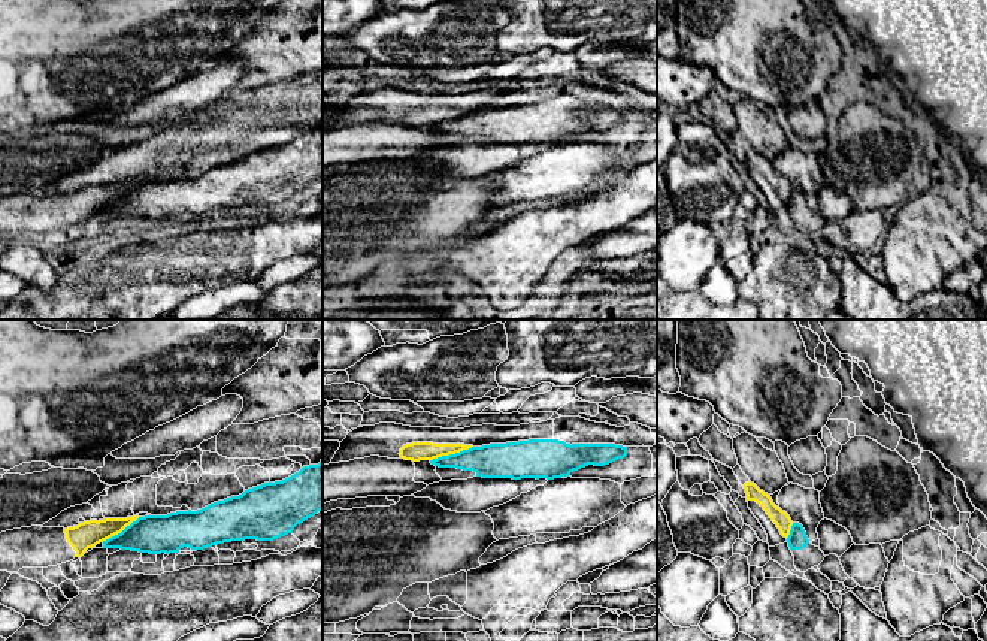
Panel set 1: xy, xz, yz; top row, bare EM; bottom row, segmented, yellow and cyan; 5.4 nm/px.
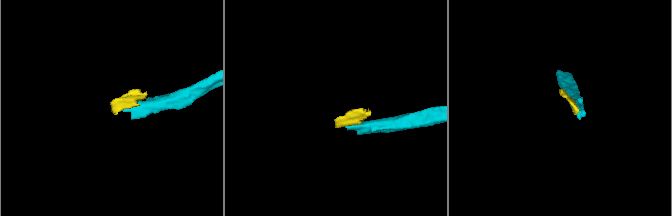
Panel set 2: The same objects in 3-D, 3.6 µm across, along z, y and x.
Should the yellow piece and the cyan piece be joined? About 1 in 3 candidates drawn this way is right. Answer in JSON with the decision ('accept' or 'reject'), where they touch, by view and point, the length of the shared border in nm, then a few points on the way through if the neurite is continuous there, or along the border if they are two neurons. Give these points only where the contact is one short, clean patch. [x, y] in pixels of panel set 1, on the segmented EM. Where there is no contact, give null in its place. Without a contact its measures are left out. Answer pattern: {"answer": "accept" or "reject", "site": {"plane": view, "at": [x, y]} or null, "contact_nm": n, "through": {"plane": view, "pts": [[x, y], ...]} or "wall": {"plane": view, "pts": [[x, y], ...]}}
{"answer": "reject", "site": {"plane": "xz", "at": [451, 453]}, "contact_nm": 240, "wall": {"plane": "xz", "pts": [[472, 446], [430, 460]]}}

